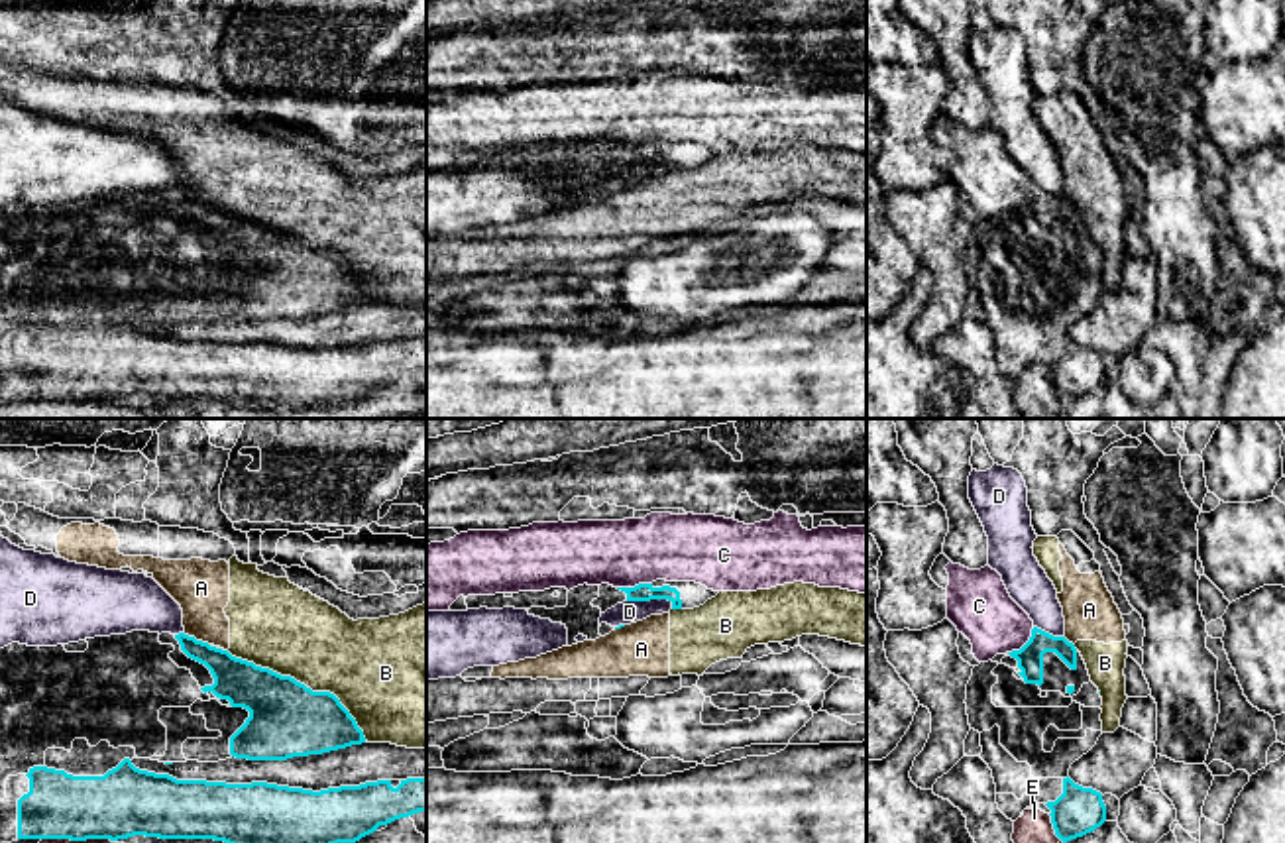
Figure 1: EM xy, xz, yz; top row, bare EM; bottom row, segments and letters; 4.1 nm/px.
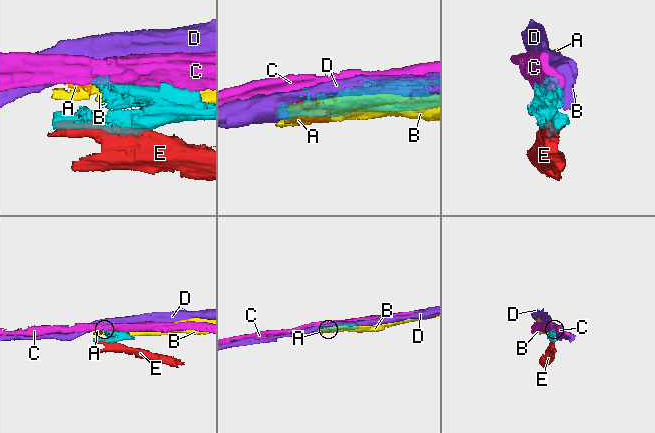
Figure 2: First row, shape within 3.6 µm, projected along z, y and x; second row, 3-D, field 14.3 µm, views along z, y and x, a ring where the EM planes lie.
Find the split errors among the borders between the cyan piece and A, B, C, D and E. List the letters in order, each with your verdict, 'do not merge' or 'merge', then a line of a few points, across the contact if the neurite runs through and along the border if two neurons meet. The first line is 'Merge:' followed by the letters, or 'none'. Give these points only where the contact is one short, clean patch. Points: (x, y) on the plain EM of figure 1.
Merge: none
A: do not merge | xy (183, 193), (209, 205)
B: do not merge
C: do not merge
D: do not merge | xz (627, 162), (667, 160), (672, 168)
E: do not merge

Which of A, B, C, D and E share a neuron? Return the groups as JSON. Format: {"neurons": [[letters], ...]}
{"neurons": [["A", "B"], ["C"], ["D"], ["E"]]}

